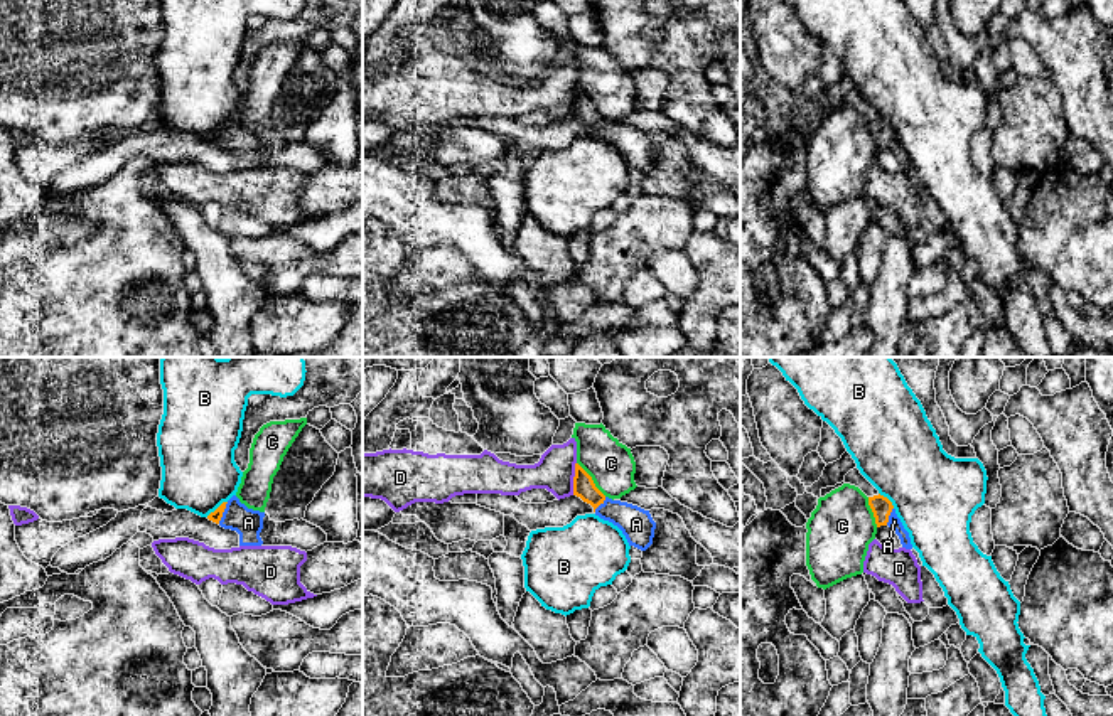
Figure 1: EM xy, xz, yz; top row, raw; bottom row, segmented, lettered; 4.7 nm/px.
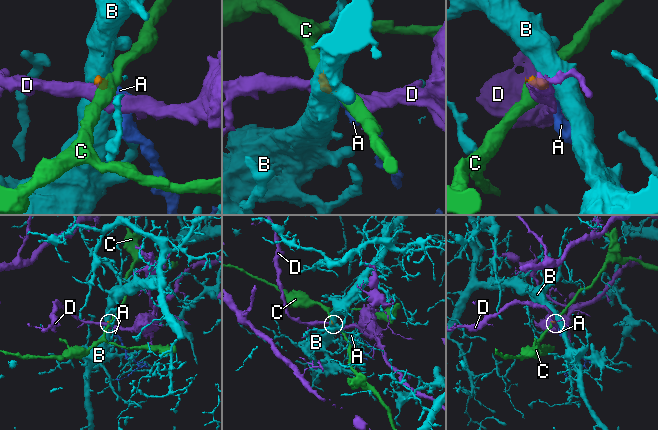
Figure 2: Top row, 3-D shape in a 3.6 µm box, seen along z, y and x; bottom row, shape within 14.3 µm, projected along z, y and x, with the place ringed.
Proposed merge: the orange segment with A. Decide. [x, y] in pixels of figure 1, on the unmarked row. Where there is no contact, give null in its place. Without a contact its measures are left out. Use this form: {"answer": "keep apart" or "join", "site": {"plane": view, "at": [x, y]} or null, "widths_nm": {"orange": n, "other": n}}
{"answer": "join", "site": {"plane": "xy", "at": [223, 133]}, "widths_nm": {"orange": 50, "other": 140}}

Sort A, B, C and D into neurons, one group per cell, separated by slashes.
A / B / C / D

